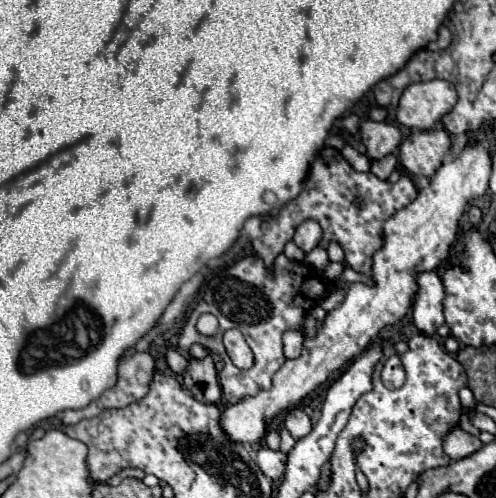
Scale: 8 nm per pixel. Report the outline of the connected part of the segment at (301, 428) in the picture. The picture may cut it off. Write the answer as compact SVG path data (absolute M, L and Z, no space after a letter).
M294 408L294 410L290 410L290 412L286 414L284 428L292 434L294 440L300 440L300 438L304 438L306 434L310 434L310 430L312 430L312 422L310 422L310 418L308 418L302 410Z

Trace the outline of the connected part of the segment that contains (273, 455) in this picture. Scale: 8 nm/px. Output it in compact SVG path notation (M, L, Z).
M260 448L256 462L258 462L260 470L264 472L264 476L268 476L272 480L280 480L284 476L286 456L282 452L274 452L274 450L268 450L268 448Z

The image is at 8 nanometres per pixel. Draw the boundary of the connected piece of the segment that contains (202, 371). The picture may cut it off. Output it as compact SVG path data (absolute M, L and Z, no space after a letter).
M212 356L204 358L204 360L190 360L188 370L182 374L184 386L188 388L188 392L204 404L216 404L222 398L222 388L218 382L218 374L214 368L214 360Z

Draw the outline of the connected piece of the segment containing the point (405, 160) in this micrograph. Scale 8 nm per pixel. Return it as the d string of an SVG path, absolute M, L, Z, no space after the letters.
M442 128L412 130L400 144L400 162L414 176L434 176L450 150L450 136Z

